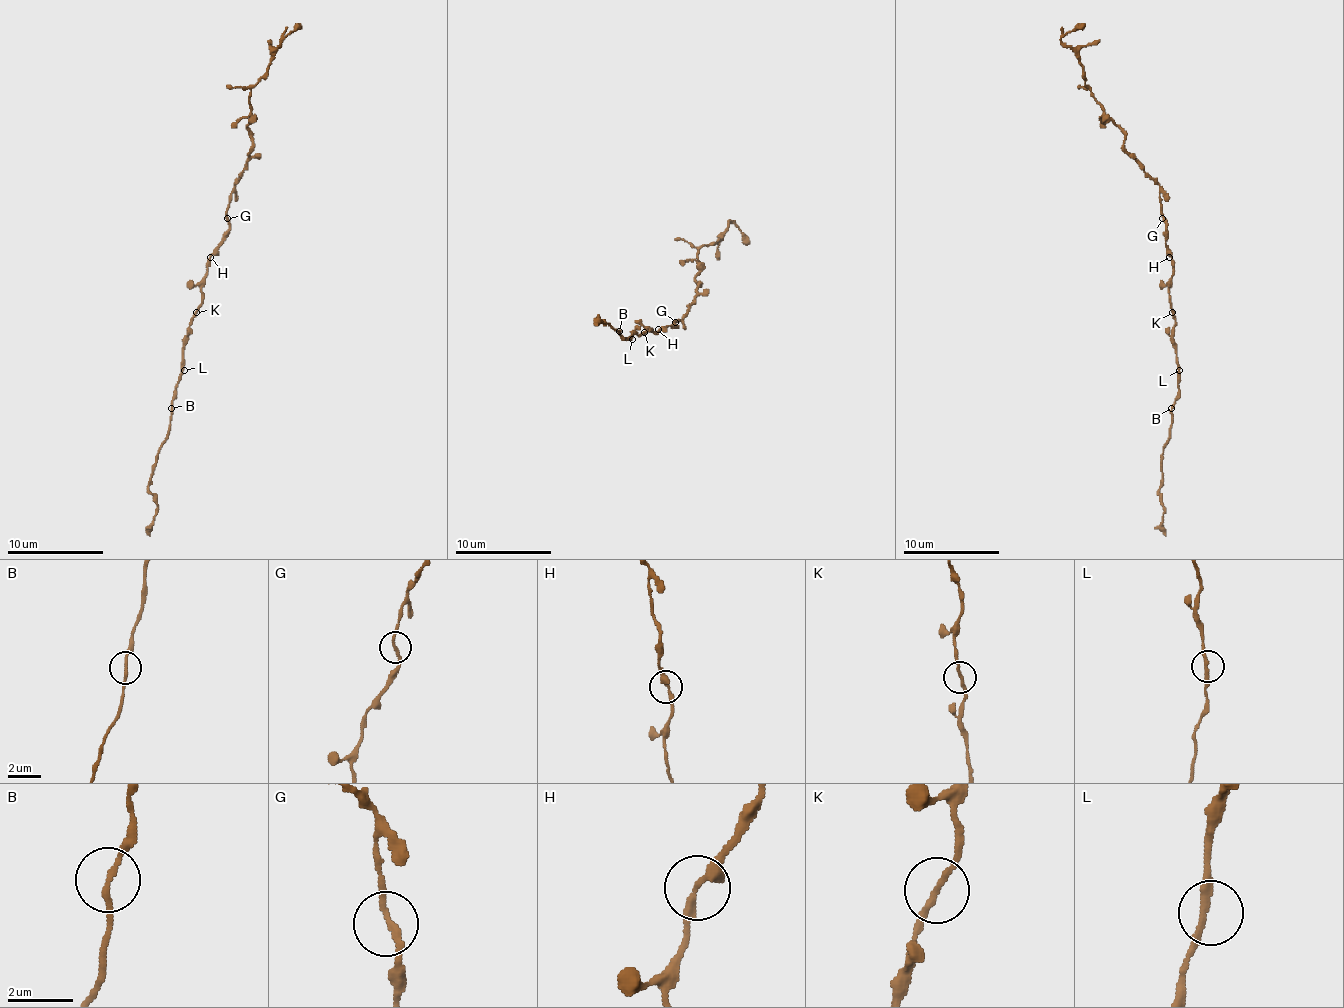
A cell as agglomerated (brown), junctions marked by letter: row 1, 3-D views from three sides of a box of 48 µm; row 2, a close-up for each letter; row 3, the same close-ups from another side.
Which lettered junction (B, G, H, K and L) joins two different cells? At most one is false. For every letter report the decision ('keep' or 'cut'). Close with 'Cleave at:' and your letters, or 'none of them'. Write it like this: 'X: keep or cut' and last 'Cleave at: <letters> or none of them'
B: keep
G: keep
H: keep
K: keep
L: keep
Cleave at: none of them

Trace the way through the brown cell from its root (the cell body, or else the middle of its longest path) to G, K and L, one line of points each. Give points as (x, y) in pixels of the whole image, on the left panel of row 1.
G: (210, 254), (230, 228), (227, 218)
K: (210, 254), (210, 266), (201, 288), (201, 305), (196, 312)
L: (210, 254), (210, 266), (201, 288), (201, 305), (189, 326), (184, 346), (184, 370)

